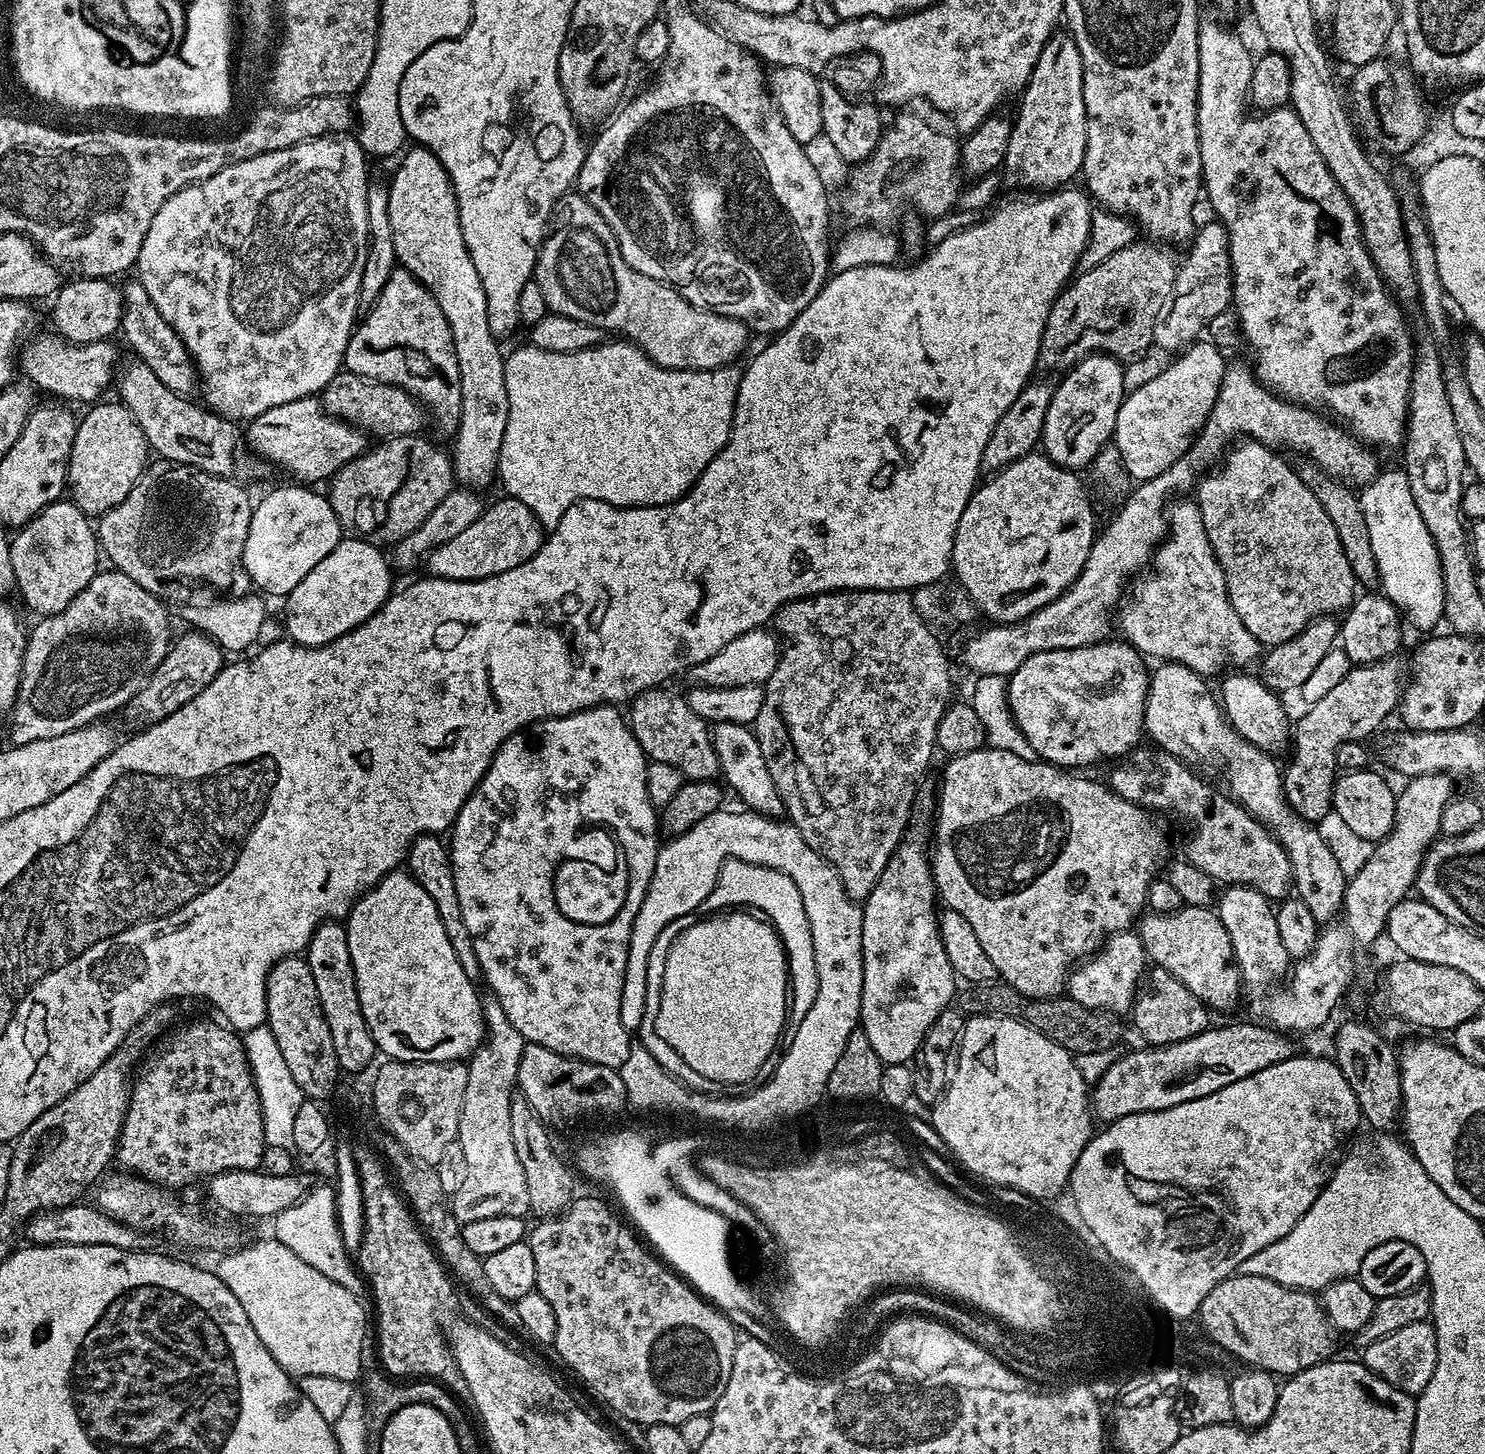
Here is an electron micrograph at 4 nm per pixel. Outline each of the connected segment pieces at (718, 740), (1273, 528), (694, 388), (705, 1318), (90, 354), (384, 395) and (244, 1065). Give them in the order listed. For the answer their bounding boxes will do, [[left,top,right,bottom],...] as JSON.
[[710,722,784,818],[1194,439,1358,646],[496,338,741,530],[526,1195,738,1426],[18,334,122,402],[322,370,430,438],[114,1020,266,1190]]

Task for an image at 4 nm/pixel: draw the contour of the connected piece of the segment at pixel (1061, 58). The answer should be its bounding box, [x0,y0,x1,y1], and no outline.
[1002,30,1086,190]

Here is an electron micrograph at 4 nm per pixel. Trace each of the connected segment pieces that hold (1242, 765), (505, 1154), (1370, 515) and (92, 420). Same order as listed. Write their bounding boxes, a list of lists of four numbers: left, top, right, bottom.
[[1144,662,1346,926],[450,995,530,1225],[1358,470,1444,634],[66,402,150,515]]

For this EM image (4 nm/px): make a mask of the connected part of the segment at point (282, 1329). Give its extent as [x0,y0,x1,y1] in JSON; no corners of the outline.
[214,1238,363,1383]

